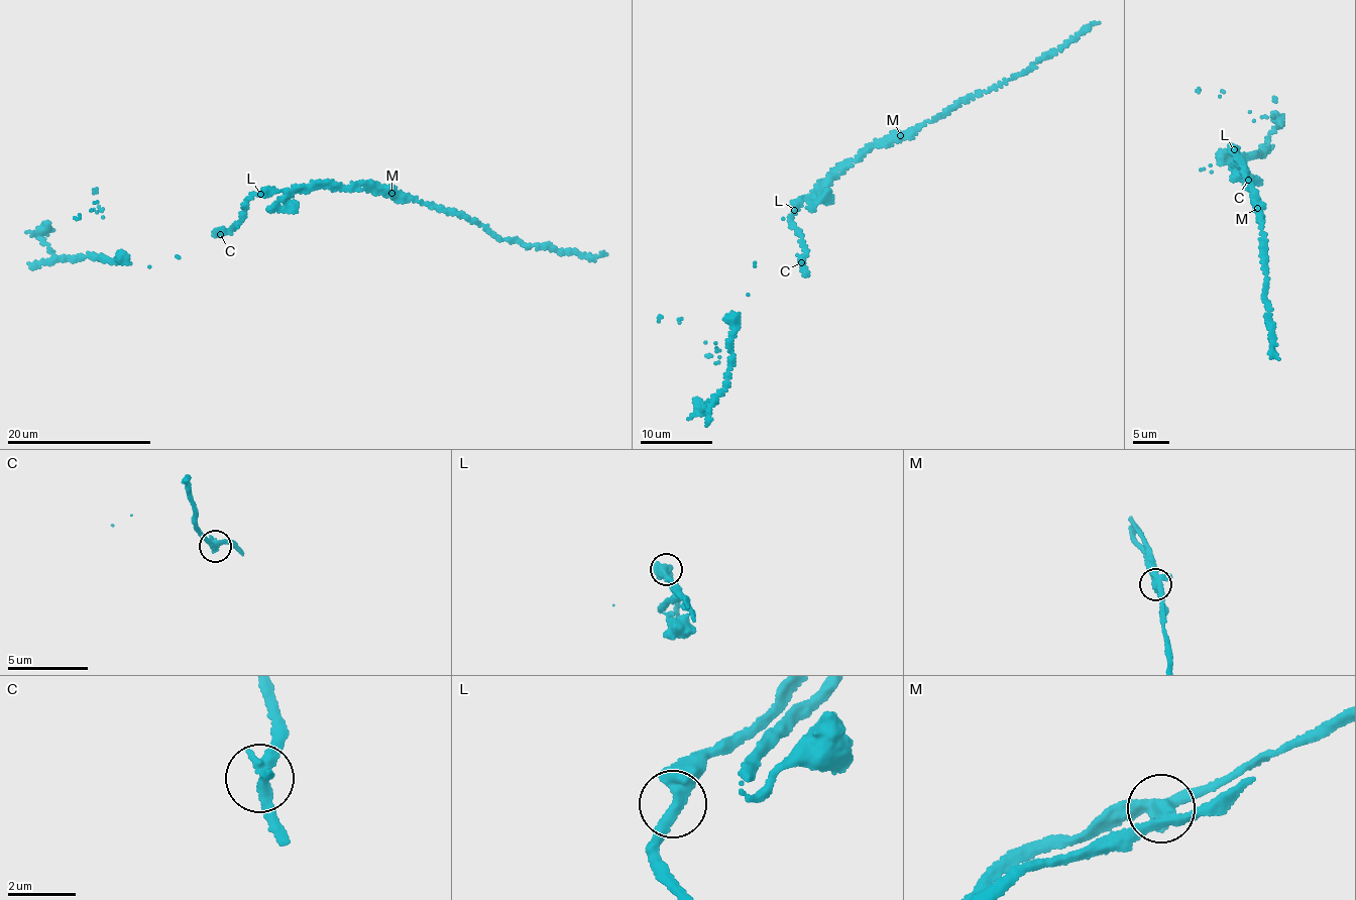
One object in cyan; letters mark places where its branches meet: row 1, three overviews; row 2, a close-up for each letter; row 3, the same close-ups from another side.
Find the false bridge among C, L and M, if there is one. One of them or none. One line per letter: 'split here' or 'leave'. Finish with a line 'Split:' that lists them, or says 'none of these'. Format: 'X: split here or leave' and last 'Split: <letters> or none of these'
C: leave
L: leave
M: split here
Split: M

